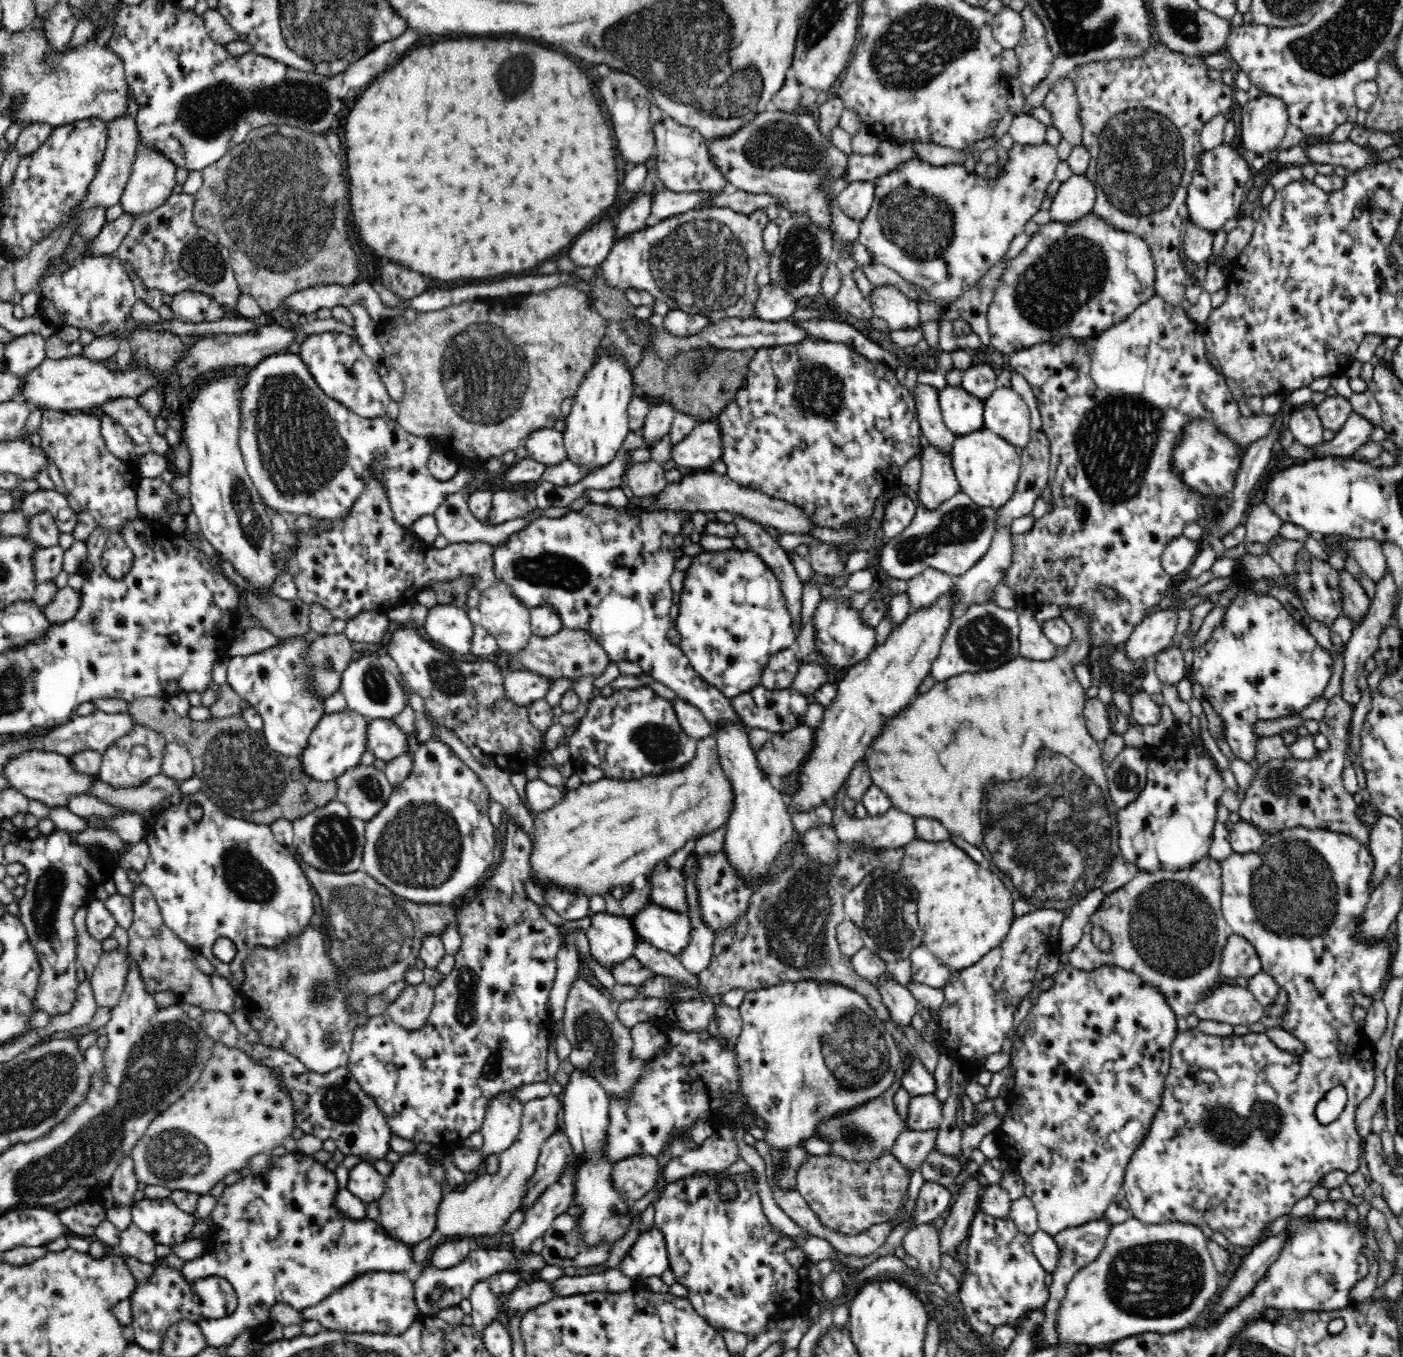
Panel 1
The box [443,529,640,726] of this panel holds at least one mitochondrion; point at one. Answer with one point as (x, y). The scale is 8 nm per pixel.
(554, 569)

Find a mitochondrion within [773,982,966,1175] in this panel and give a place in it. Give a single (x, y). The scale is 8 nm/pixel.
(852, 1046)

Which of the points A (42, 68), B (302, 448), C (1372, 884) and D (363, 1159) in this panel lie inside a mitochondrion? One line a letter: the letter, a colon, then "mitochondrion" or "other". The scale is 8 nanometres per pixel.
A: mitochondrion
B: mitochondrion
C: other
D: other

